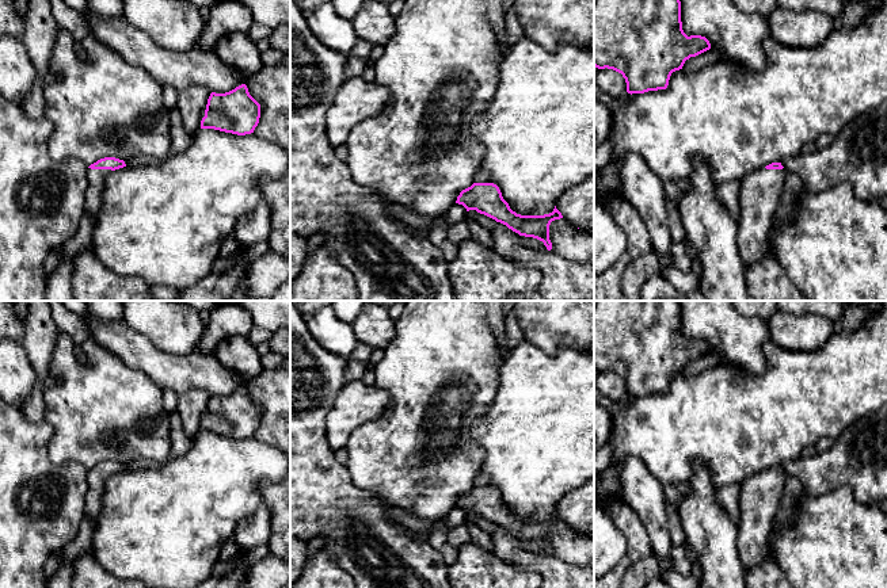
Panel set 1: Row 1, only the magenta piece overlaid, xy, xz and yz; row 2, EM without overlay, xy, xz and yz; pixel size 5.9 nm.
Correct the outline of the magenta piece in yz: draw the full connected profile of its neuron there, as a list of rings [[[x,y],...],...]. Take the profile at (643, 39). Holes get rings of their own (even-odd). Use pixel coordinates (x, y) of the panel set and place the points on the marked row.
[[[594,0],[594,66],[621,73],[631,95],[666,89],[673,72],[709,49],[705,37],[684,33],[679,0]]]

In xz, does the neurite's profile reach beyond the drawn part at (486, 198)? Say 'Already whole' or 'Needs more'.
Already whole

